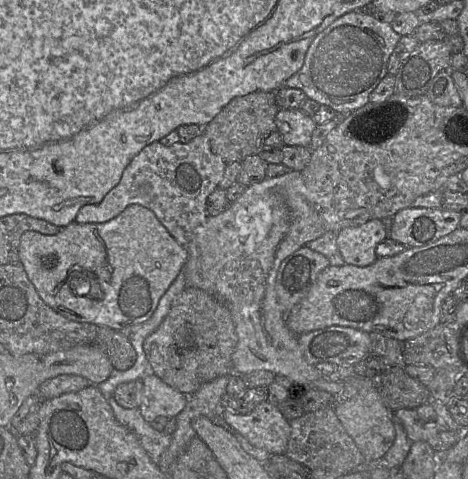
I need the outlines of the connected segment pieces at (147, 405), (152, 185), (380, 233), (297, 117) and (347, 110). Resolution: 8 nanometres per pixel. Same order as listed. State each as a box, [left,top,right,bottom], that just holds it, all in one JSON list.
[[138,374,188,423],[75,134,227,246],[337,219,387,267],[276,109,317,147],[284,10,401,115]]

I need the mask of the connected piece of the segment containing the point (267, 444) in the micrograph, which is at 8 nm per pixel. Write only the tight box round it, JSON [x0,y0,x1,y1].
[223,401,291,454]

